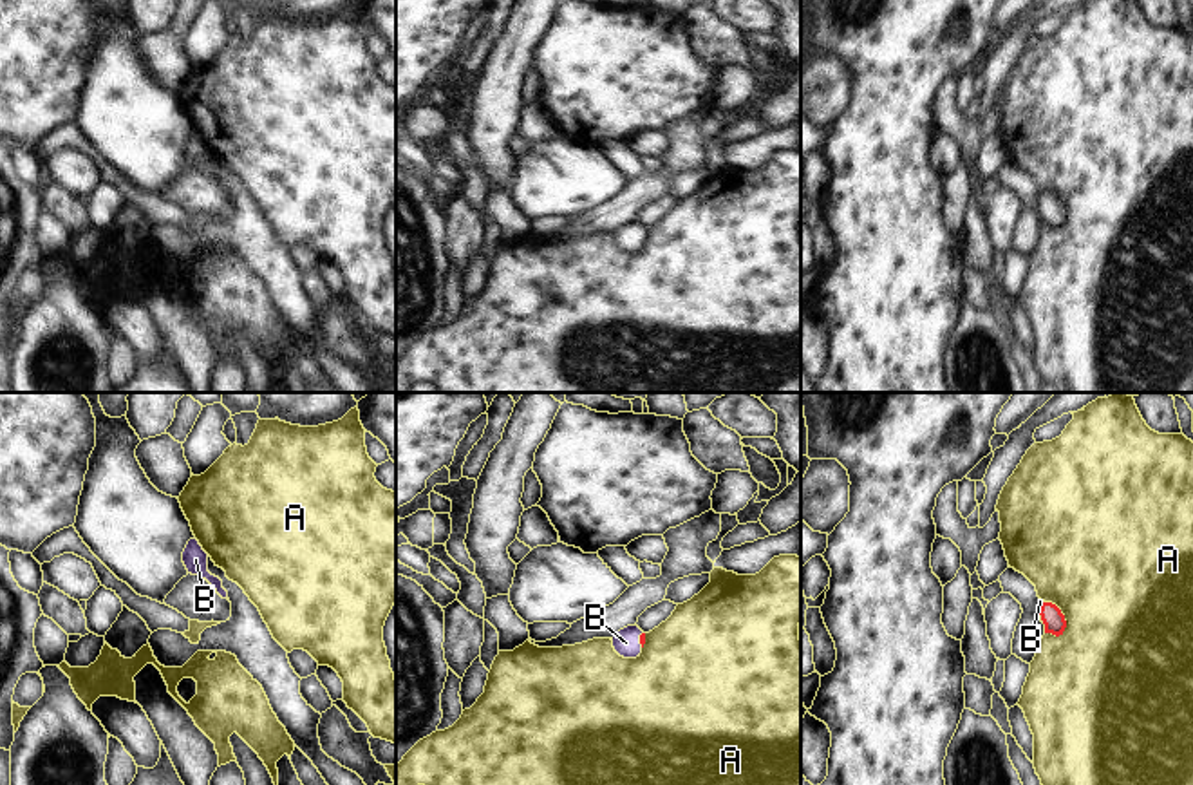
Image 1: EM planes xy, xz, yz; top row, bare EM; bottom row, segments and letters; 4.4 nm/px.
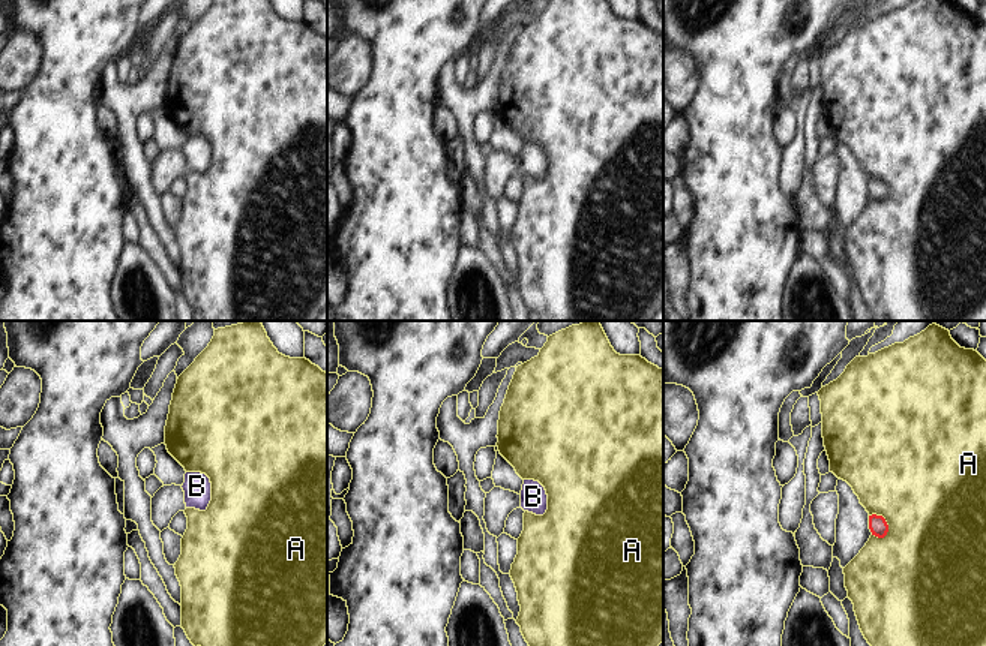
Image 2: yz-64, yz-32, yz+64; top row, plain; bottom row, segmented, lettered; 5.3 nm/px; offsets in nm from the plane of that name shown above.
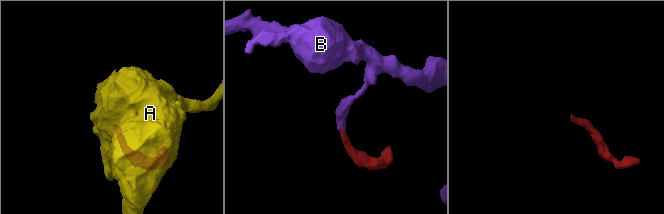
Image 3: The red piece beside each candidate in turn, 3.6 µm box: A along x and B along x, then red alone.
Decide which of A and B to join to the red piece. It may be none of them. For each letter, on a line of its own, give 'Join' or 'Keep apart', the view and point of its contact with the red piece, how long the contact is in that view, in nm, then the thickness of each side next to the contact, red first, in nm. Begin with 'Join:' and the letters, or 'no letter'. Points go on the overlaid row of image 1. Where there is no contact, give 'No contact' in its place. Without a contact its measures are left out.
Join: B
A: Keep apart. Touches red at yz (1063, 617). Shared border 180 nm. Thickness 100 nm (red) against 500 nm
B: Join. Touches red at xz (640, 639). Shared border 70 nm. Thickness 30 nm (red) against 120 nm.

